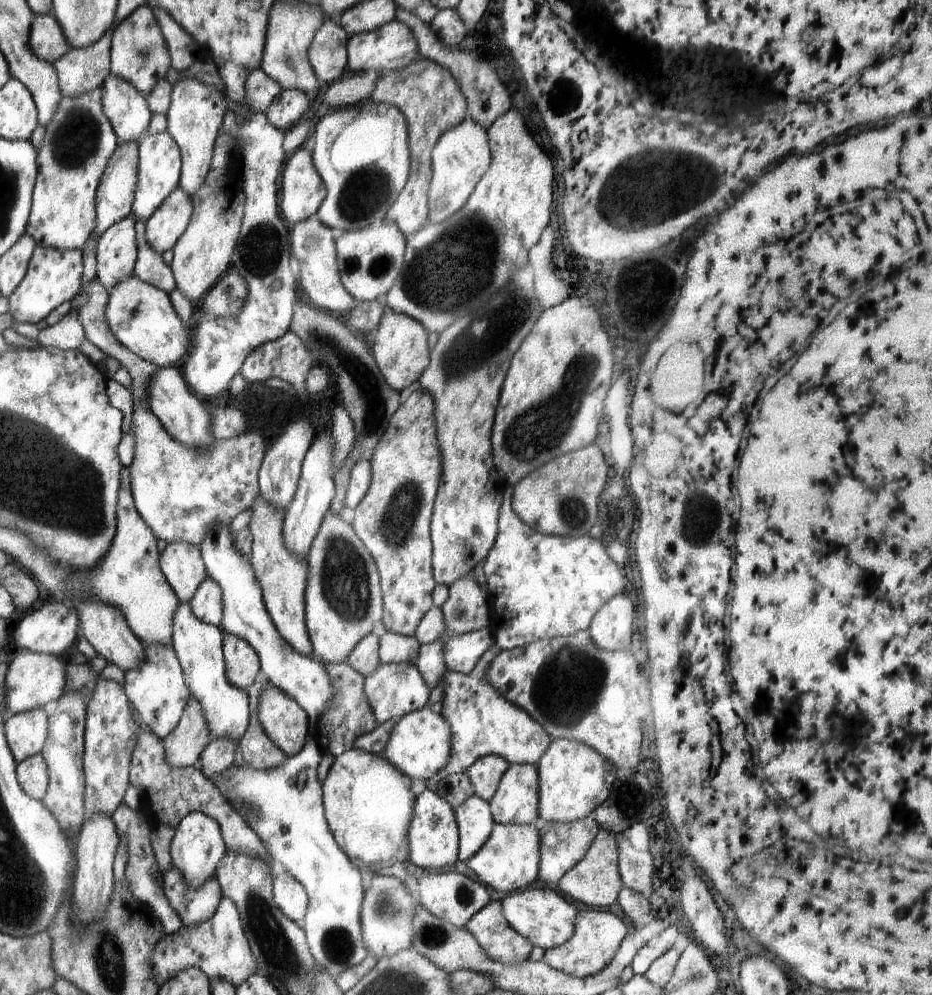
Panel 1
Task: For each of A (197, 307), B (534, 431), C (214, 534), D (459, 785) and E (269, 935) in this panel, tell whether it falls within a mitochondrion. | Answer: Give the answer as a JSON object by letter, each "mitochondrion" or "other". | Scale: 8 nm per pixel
{"A":"other","B":"mitochondrion","C":"other","D":"mitochondrion","E":"mitochondrion"}

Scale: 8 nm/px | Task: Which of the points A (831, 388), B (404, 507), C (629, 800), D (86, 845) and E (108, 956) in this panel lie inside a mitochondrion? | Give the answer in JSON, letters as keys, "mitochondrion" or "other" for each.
{"A":"other","B":"mitochondrion","C":"mitochondrion","D":"other","E":"mitochondrion"}

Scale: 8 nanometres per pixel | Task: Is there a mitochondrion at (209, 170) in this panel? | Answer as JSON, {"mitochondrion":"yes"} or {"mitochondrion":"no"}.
{"mitochondrion":"no"}

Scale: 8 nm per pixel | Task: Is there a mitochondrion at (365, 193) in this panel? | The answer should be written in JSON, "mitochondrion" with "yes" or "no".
{"mitochondrion":"yes"}

